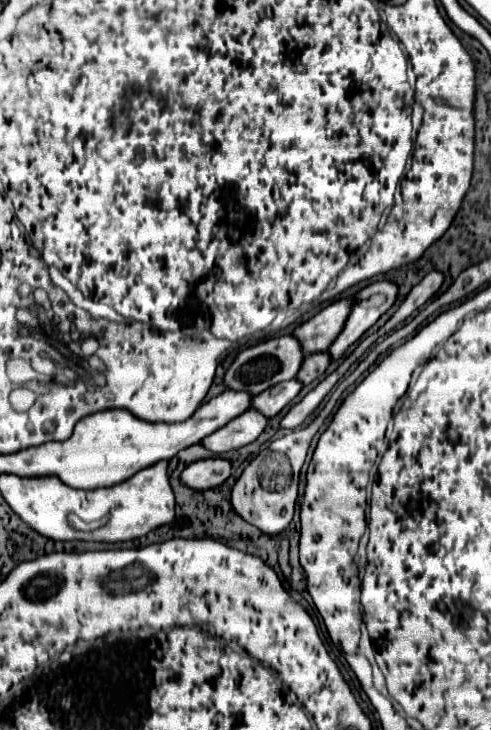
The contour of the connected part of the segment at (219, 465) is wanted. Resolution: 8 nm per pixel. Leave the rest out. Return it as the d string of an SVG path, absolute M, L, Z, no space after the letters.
M221 458L197 460L181 472L181 482L193 490L209 490L213 486L223 484L229 478L229 470L231 462Z

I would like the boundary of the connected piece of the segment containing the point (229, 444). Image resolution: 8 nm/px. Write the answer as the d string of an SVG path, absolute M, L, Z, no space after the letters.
M245 410L241 416L233 418L229 424L225 424L223 428L215 430L213 434L209 434L207 438L203 438L203 448L221 454L221 452L229 452L241 446L251 444L267 426L267 418L255 410Z

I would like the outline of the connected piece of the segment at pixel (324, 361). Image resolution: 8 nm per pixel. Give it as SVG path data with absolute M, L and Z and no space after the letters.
M327 352L309 354L309 356L305 356L305 360L303 360L303 364L301 364L301 368L299 368L295 378L301 384L311 384L315 378L319 378L327 370L329 362L331 362L331 358L327 358Z

